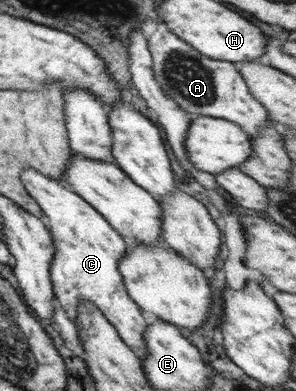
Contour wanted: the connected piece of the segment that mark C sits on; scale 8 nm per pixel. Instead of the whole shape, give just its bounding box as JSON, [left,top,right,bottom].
[20,168,150,355]

